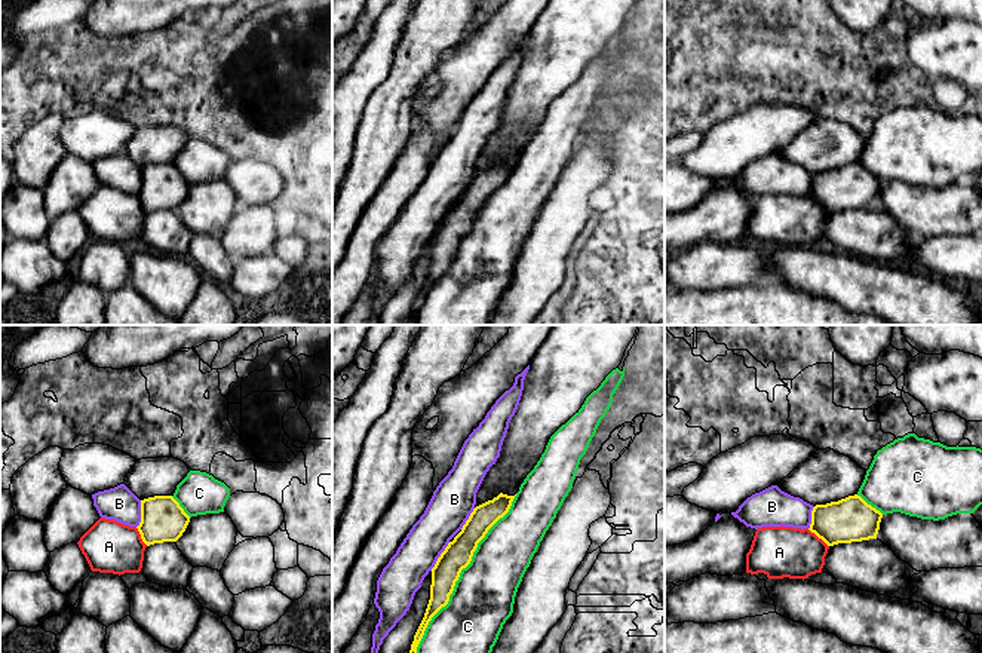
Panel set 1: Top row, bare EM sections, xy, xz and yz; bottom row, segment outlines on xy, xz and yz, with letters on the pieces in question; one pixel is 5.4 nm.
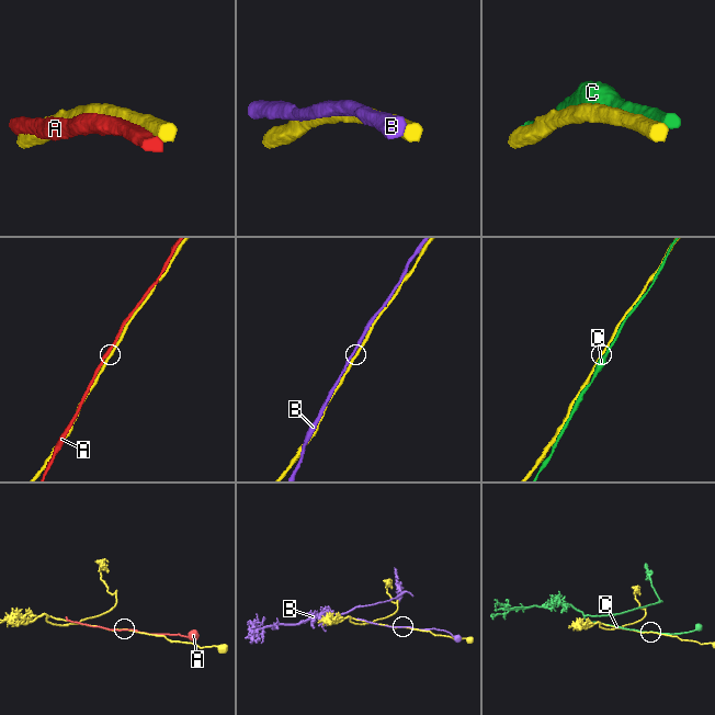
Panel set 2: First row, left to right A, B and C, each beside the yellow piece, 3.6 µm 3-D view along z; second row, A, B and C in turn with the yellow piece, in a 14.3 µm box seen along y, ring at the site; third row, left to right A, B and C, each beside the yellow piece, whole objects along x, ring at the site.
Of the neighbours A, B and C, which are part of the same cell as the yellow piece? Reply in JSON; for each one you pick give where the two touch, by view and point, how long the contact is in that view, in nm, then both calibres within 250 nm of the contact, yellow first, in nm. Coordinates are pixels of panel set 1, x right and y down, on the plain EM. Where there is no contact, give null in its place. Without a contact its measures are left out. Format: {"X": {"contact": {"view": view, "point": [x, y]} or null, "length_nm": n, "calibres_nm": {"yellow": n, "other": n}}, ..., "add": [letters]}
{"add": []}

